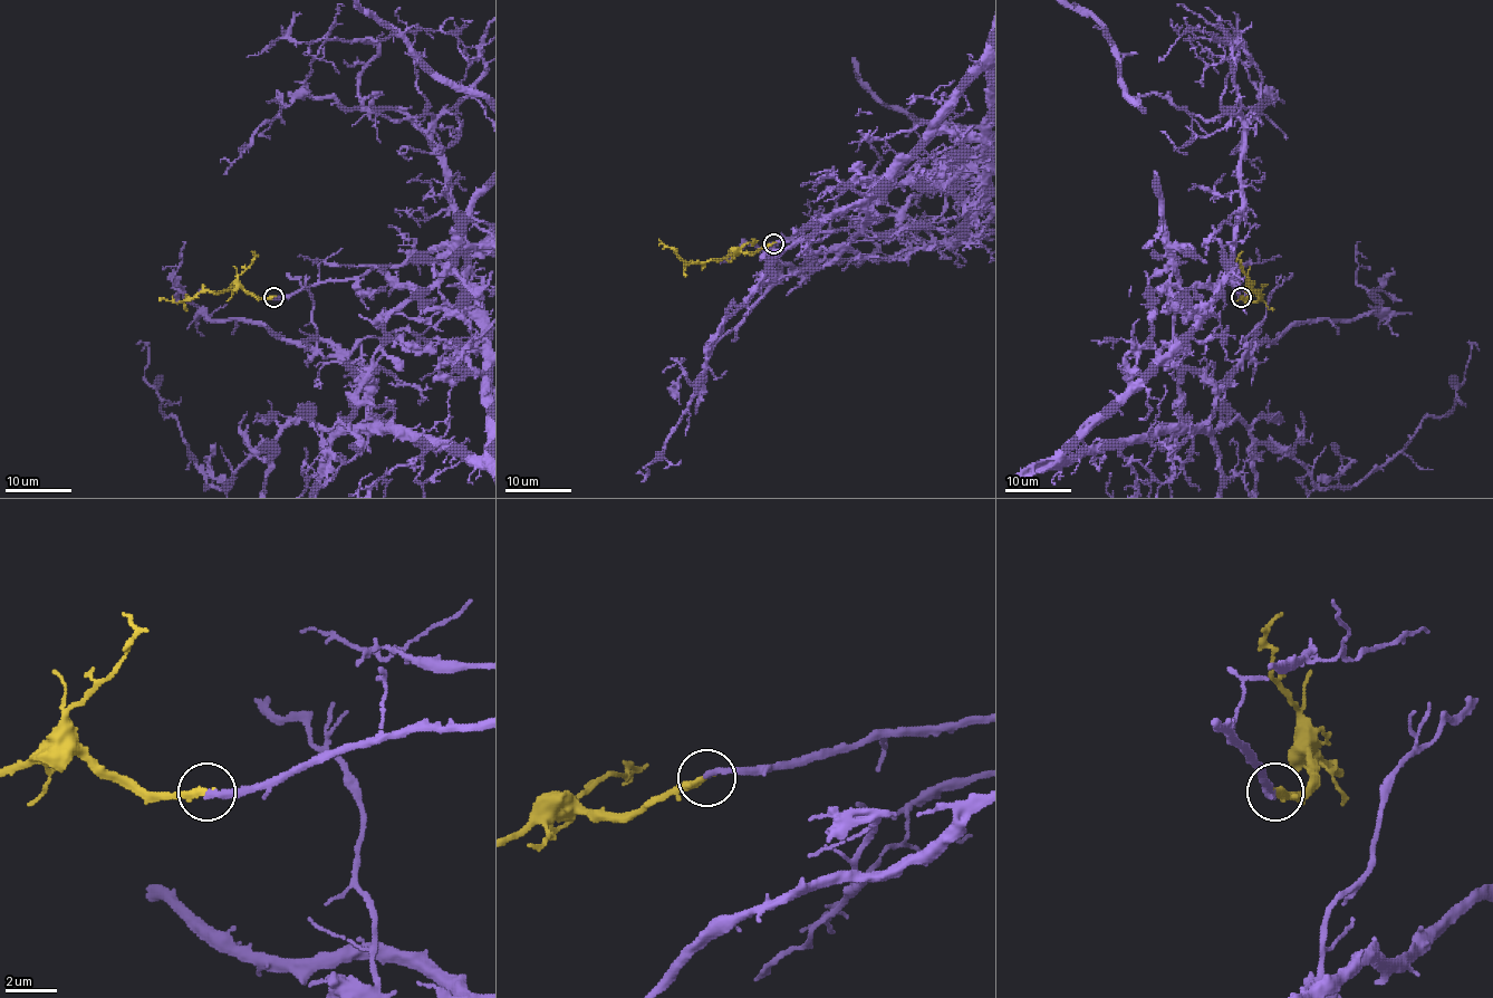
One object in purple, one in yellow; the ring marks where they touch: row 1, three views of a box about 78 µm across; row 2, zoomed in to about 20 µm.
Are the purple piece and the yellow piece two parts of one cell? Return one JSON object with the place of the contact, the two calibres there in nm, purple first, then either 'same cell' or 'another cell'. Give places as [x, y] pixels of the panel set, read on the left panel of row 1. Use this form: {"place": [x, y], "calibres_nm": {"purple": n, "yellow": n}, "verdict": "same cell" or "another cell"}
{"place": [273, 297], "calibres_nm": {"purple": 260, "yellow": 280}, "verdict": "same cell"}

